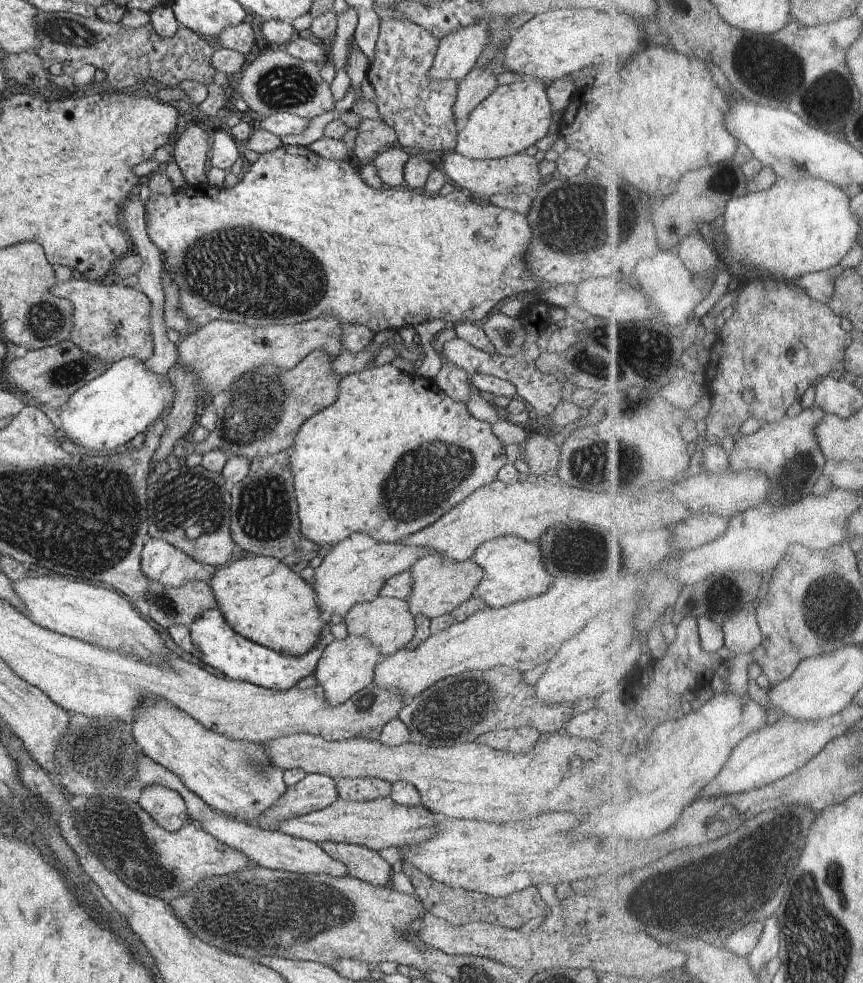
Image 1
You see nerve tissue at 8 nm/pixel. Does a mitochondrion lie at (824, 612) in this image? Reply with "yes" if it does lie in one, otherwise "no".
yes

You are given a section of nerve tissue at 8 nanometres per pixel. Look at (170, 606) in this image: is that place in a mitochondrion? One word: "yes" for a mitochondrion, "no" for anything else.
yes

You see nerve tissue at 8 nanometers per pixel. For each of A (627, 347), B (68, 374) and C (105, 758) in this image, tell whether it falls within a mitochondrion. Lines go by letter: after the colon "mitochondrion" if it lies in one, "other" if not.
A: mitochondrion
B: mitochondrion
C: mitochondrion

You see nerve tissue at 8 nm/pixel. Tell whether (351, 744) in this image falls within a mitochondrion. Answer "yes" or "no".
no

